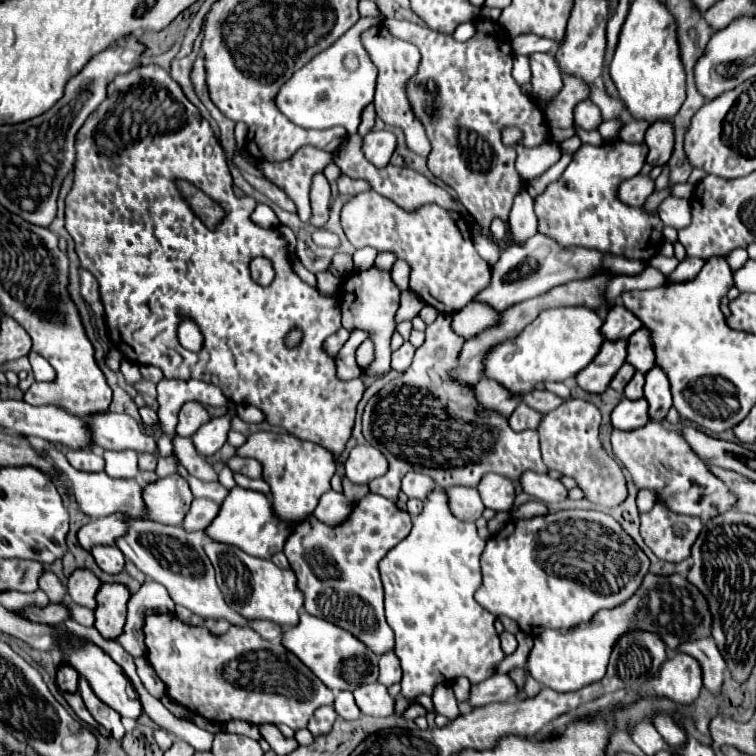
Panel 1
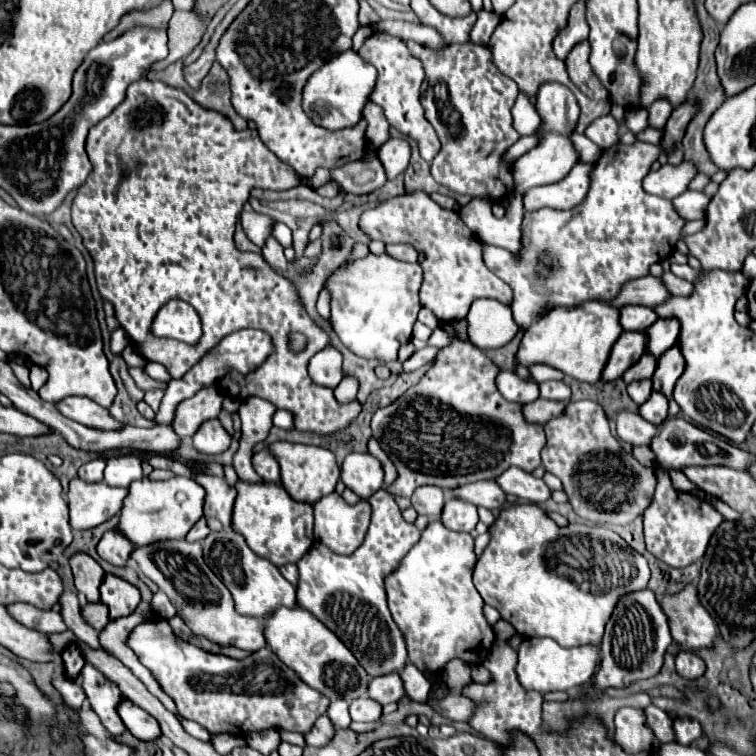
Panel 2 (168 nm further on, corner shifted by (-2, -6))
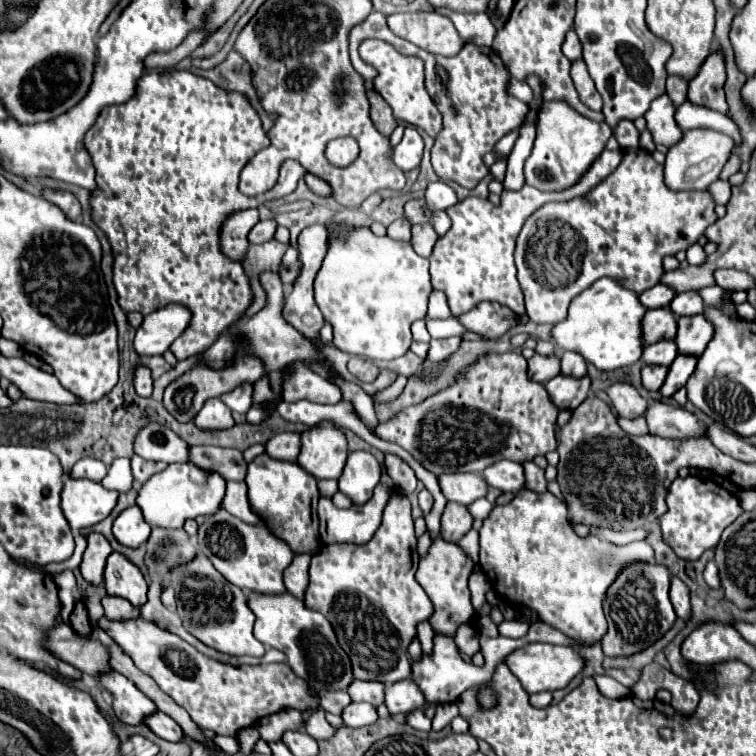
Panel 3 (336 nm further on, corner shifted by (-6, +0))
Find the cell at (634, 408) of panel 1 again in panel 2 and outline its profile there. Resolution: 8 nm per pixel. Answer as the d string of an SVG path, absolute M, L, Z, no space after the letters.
M652 392L652 396L640 406L640 416L652 422L654 426L660 426L660 422L664 422L666 418L666 404L668 398L664 398L664 394Z

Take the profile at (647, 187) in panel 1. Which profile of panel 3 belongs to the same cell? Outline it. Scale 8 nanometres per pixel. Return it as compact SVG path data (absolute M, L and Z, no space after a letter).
M688 130L684 132L684 138L680 144L672 146L666 154L664 162L664 184L670 190L706 190L714 180L718 180L718 174L724 166L724 162L730 156L730 150L734 146L734 140L714 132L714 130Z

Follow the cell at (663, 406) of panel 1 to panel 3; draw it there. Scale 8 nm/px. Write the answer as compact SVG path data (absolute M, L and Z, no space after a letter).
M704 316L678 318L678 332L674 338L678 354L700 356L710 338L712 338L712 324L708 324Z

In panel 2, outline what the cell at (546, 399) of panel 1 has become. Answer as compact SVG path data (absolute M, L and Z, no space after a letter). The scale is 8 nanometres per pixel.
M548 380L540 384L540 396L552 400L570 400L570 386L562 380Z

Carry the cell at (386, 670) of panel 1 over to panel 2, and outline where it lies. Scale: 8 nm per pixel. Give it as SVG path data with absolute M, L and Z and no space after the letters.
M386 674L386 676L378 676L372 678L368 682L368 698L384 704L390 702L398 702L404 696L404 684L400 680L400 674Z

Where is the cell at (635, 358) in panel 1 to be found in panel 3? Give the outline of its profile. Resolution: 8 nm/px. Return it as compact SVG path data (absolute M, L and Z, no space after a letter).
M682 292L672 300L670 310L676 316L696 316L696 314L702 314L704 302L700 300L698 292Z

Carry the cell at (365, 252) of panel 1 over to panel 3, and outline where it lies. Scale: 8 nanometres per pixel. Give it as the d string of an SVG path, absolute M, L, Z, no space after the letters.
M406 218L392 222L388 226L388 236L394 240L410 240L410 222Z

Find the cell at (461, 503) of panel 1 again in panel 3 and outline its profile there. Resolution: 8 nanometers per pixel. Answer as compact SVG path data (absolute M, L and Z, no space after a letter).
M448 502L442 514L442 530L440 536L448 542L460 542L460 538L472 528L474 516L470 514L468 506L458 502Z

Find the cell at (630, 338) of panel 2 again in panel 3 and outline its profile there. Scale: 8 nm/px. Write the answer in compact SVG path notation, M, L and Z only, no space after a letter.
M668 308L648 310L642 318L642 342L644 346L660 342L660 340L672 340L676 336L676 316Z

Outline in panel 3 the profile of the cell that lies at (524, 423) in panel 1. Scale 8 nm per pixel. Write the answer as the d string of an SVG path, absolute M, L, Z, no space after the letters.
M556 376L548 384L544 384L552 404L558 410L574 410L590 392L590 378L570 378L570 376Z

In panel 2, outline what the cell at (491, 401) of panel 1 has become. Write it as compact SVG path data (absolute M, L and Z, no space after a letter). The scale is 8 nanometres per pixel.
M502 370L500 376L496 378L496 384L498 384L498 390L502 392L502 396L510 402L528 404L540 396L536 380L534 378L524 380L514 370Z

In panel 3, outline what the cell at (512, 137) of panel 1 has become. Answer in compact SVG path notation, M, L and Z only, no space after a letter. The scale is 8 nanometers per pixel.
M566 100L542 102L536 120L536 140L530 156L524 162L526 184L544 192L564 190L572 186L576 178L580 178L590 168L594 158L600 156L610 136L612 128L608 124L596 124L594 120L584 118Z

